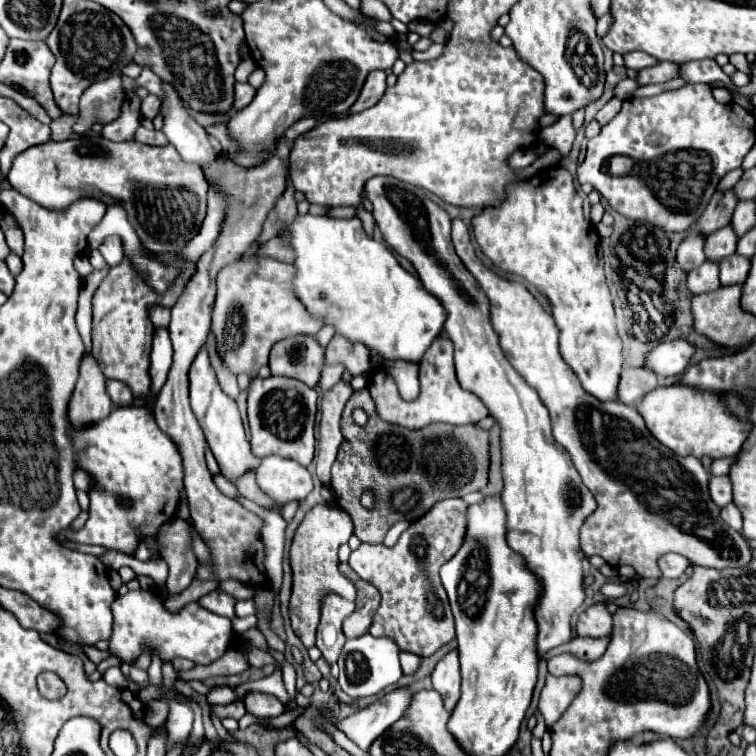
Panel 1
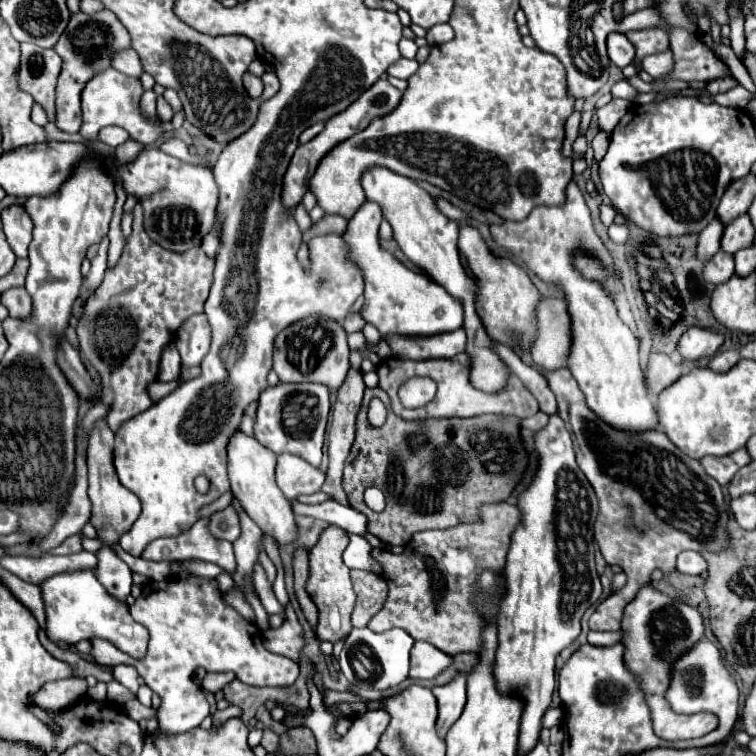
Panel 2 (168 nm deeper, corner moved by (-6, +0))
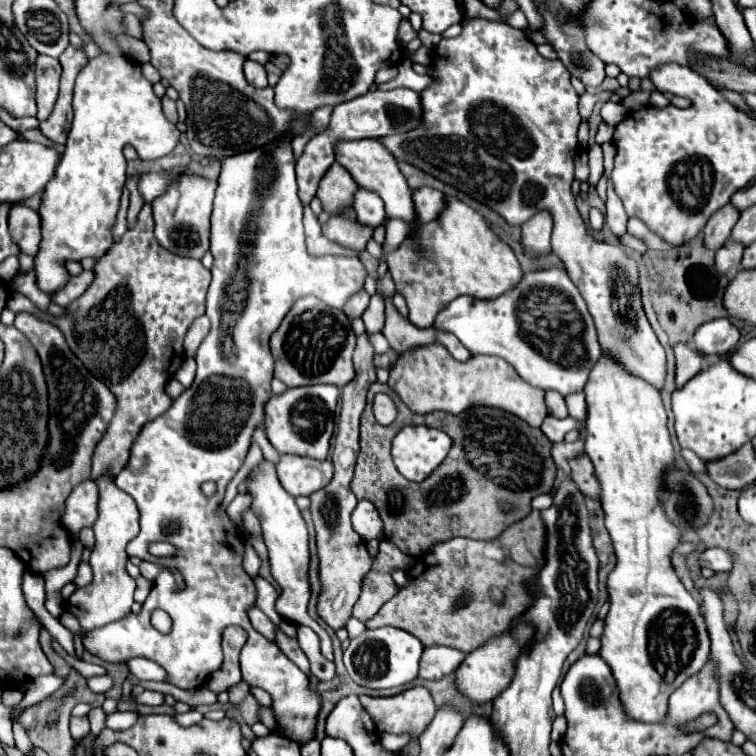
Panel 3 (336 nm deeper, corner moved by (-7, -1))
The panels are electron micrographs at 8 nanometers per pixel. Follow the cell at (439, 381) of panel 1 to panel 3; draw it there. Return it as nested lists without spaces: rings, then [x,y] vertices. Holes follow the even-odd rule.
[[[427,344],[403,352],[397,364],[391,368],[389,386],[399,394],[399,398],[409,406],[409,410],[417,414],[427,414],[433,410],[445,410],[451,414],[459,414],[469,406],[493,406],[503,408],[525,420],[527,424],[541,428],[547,408],[545,408],[545,392],[529,386],[521,376],[507,364],[495,356],[471,356],[467,362],[455,360],[443,344]]]

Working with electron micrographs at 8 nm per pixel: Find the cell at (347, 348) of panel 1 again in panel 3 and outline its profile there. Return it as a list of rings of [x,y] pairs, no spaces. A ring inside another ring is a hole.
[[[359,290],[357,294],[351,296],[351,300],[347,300],[347,304],[343,306],[343,312],[347,312],[347,316],[353,320],[365,312],[367,304],[369,304],[369,294],[365,290]]]

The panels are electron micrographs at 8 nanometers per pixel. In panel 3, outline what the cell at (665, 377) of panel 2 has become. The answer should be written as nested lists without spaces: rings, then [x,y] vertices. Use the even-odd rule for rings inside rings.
[[[683,342],[675,344],[673,350],[675,350],[675,358],[677,358],[675,382],[677,382],[677,388],[683,388],[687,384],[687,380],[691,380],[703,368],[703,356],[695,346],[683,344]]]

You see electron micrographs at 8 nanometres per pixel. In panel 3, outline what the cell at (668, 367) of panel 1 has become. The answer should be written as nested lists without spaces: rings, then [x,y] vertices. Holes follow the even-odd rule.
[[[717,318],[699,326],[695,332],[695,346],[703,354],[731,354],[739,342],[739,330],[729,322],[729,318]]]

